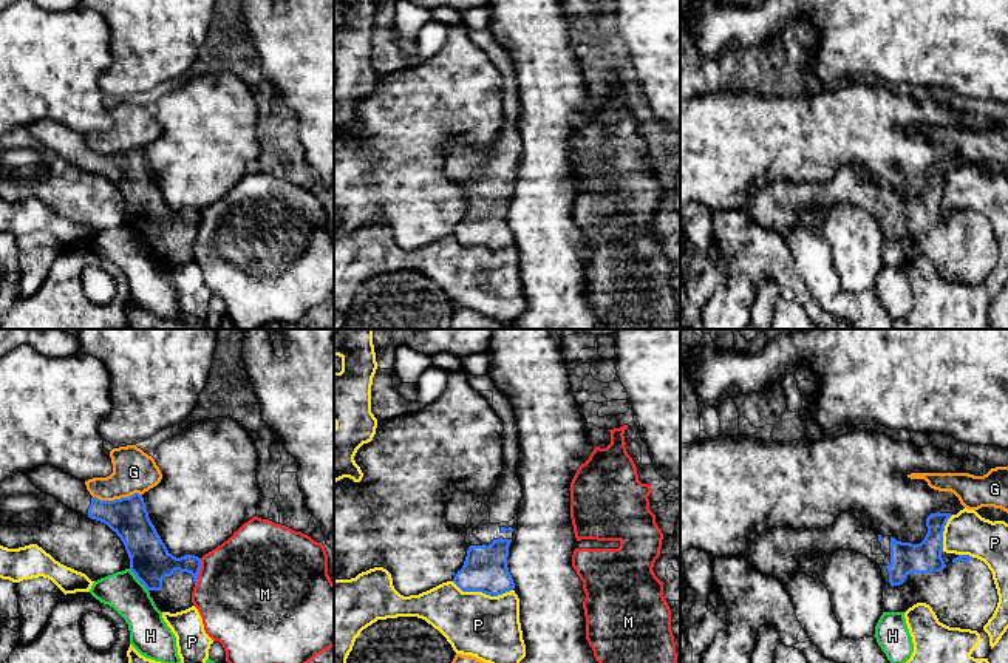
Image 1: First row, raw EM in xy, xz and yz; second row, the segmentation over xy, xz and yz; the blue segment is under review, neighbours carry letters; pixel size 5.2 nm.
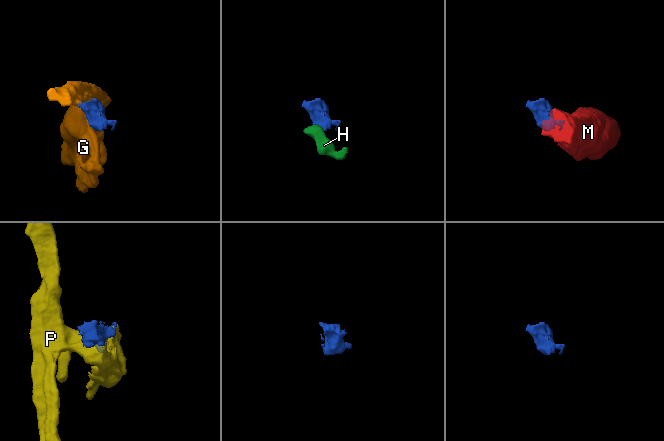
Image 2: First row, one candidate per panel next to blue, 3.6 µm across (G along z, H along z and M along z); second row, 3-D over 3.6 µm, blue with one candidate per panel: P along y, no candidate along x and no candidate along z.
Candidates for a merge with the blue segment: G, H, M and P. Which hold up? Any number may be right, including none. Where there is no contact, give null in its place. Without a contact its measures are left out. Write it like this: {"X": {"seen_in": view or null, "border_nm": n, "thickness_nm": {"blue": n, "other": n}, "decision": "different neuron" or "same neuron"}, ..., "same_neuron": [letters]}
{"G": {"seen_in": "xy", "border_nm": 260, "thickness_nm": {"blue": 200, "other": 220}, "decision": "different neuron"}, "H": {"seen_in": "xy", "border_nm": 160, "thickness_nm": {"blue": 220, "other": 200}, "decision": "different neuron"}, "M": {"seen_in": "xy", "border_nm": 160, "thickness_nm": {"blue": 200, "other": 480}, "decision": "different neuron"}, "P": {"seen_in": "xz", "border_nm": 320, "thickness_nm": {"blue": 220, "other": 320}, "decision": "different neuron"}, "same_neuron": []}

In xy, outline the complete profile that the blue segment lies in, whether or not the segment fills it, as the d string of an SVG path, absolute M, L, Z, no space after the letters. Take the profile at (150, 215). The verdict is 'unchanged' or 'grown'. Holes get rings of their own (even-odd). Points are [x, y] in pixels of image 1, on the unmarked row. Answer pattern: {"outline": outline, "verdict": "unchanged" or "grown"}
{"outline": "M51 119L28 125L29 134L79 168L107 178L124 196L130 224L145 240L161 266L176 267L193 260L192 246L198 235L201 212L173 210L148 172L142 148L100 155L76 133Z", "verdict": "grown"}

